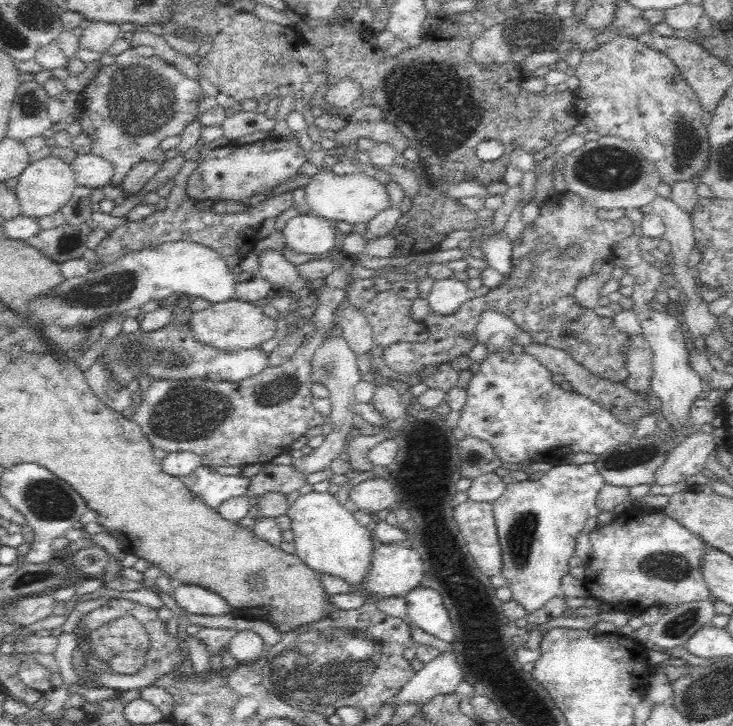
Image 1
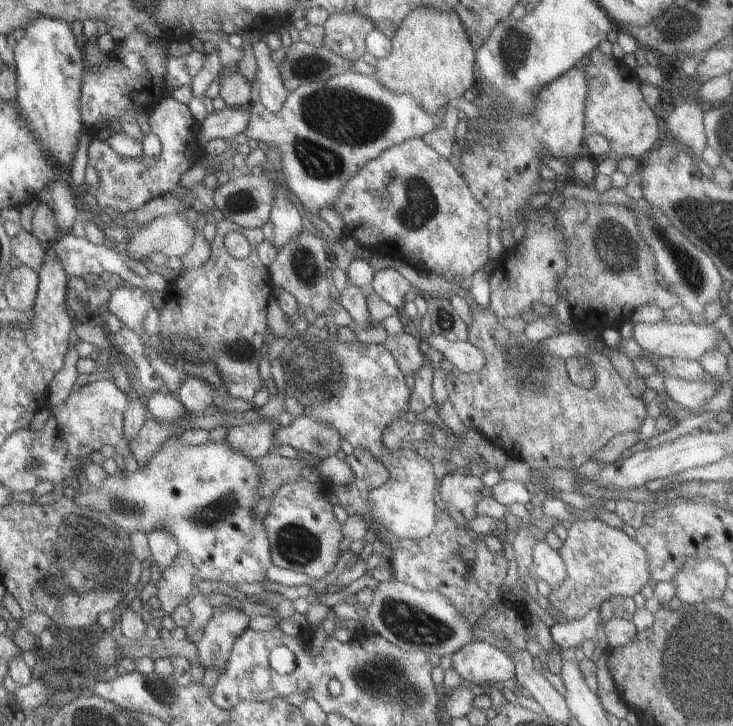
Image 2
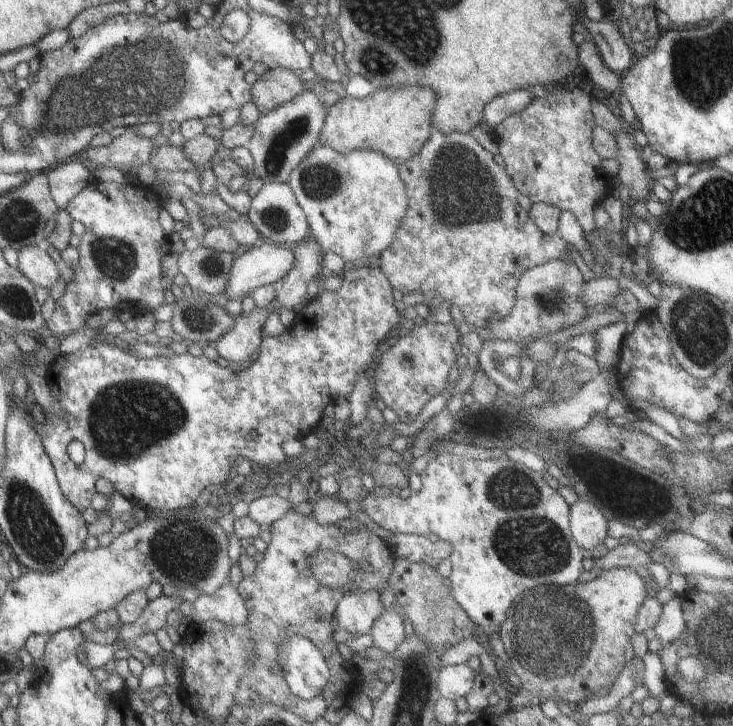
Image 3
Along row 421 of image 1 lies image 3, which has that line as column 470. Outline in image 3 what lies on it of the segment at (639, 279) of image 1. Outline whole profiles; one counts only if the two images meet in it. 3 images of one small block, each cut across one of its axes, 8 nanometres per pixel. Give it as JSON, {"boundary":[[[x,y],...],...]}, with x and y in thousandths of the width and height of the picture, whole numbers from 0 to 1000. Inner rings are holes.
{"boundary":[[[638,913],[603,919],[595,933],[598,953],[607,963],[625,964],[643,949],[649,927]]]}

